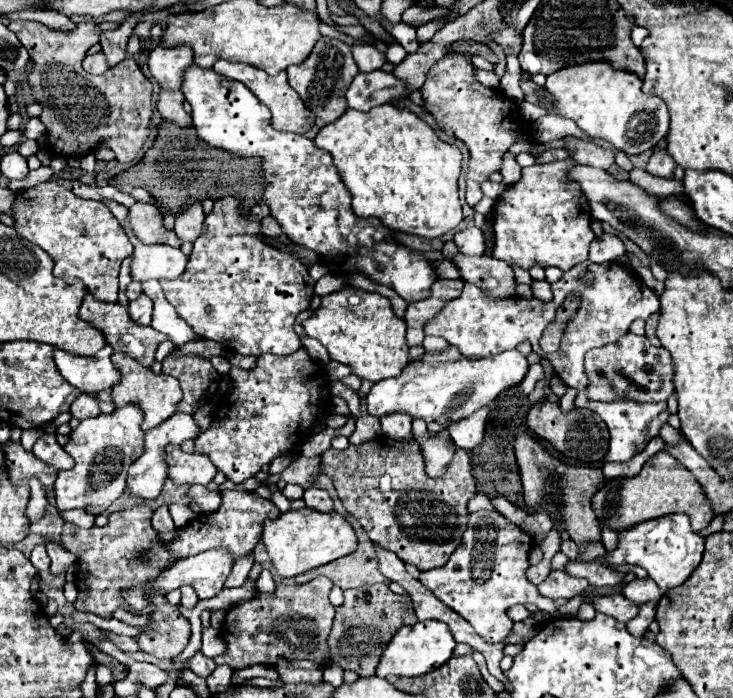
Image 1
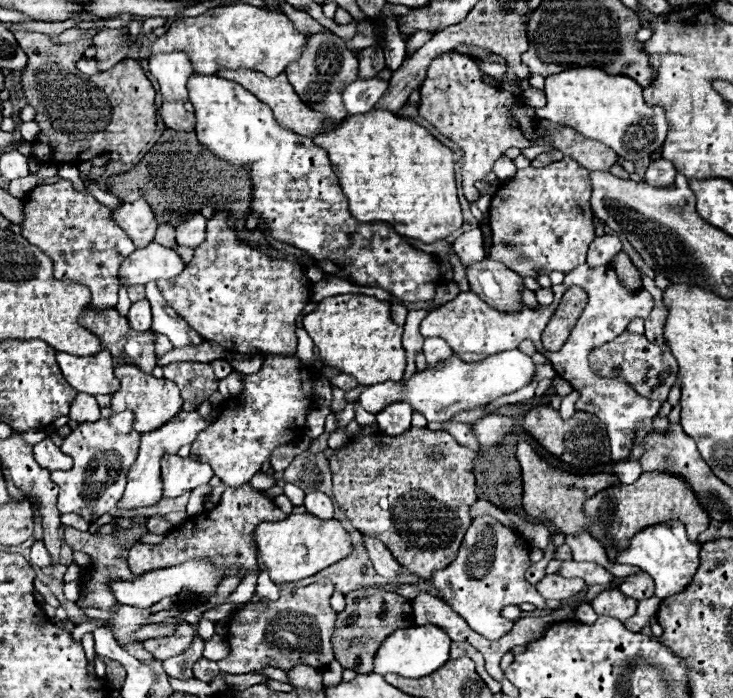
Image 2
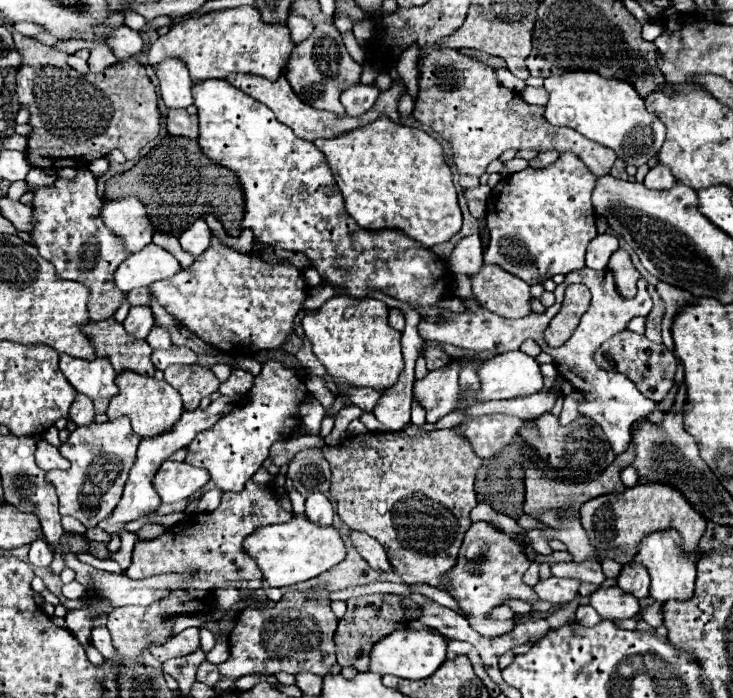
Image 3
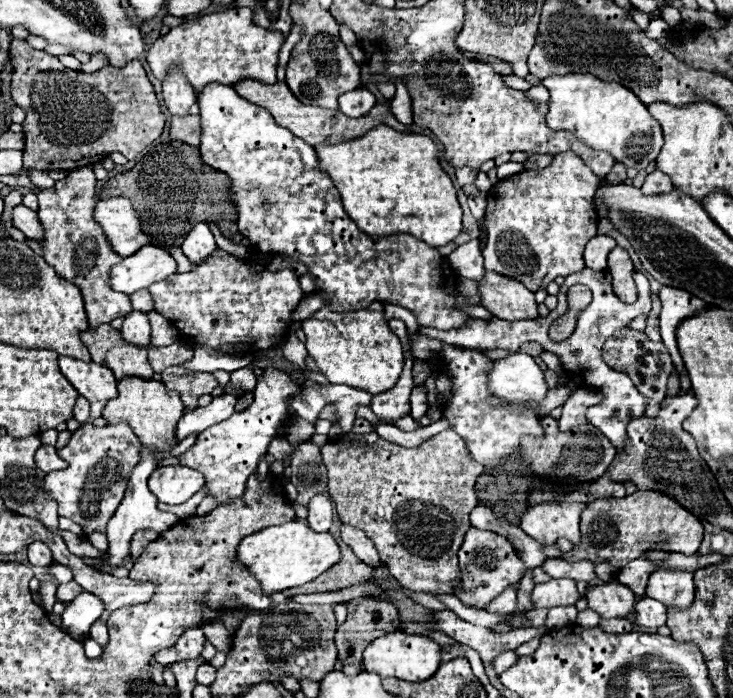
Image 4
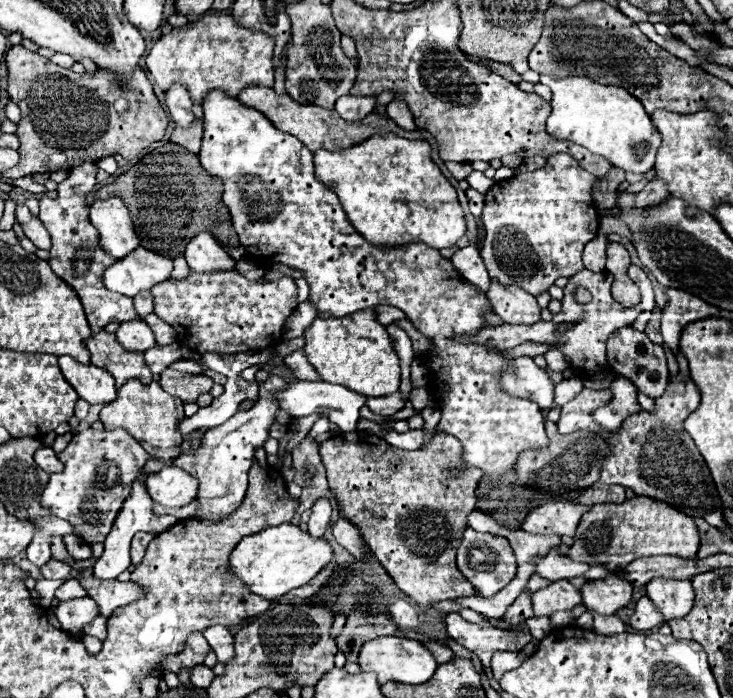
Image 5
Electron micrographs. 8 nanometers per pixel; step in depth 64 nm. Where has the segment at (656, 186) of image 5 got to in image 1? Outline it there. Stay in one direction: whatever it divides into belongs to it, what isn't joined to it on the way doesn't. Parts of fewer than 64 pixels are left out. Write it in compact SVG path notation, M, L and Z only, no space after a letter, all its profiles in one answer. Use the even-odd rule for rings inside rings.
M656 146L650 160L648 160L648 166L646 166L646 172L652 174L652 176L658 176L658 178L670 178L672 172L676 168L676 162L674 158L666 152L666 148L660 148Z

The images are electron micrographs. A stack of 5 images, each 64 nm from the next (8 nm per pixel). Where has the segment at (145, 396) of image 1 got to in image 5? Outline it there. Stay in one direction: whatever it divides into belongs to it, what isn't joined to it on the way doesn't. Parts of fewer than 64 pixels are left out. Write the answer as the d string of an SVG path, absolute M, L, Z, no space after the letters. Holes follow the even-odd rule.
M128 380L124 386L120 386L118 398L106 404L100 412L100 420L106 430L126 428L152 458L162 462L170 462L176 456L180 456L180 450L170 450L170 448L178 448L182 444L182 434L178 432L178 424L182 418L184 418L182 400L164 392L158 382L150 382L144 386L138 380Z

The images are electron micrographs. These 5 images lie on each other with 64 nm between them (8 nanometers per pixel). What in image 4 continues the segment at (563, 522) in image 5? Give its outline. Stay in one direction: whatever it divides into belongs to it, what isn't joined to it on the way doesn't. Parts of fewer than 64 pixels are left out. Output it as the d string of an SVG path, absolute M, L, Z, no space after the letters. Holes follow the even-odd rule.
M550 502L538 504L524 512L520 528L540 544L554 544L558 538L568 538L572 544L580 542L580 502Z

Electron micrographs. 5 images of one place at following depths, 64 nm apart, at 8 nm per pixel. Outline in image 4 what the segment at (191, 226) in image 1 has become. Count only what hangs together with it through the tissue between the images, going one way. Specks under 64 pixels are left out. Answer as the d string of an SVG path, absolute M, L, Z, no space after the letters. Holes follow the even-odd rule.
M206 222L196 224L196 226L186 234L186 238L184 238L184 242L182 242L182 250L184 250L184 254L192 260L192 264L202 262L204 258L208 258L208 256L216 250L214 236L212 236L212 232L208 230L208 224L206 224Z

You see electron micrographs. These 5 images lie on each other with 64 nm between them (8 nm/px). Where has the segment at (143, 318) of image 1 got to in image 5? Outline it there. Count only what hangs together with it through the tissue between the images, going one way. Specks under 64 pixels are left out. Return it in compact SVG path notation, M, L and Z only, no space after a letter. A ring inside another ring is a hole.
M142 318L122 322L120 328L116 330L116 338L130 352L146 352L156 346L154 334Z

